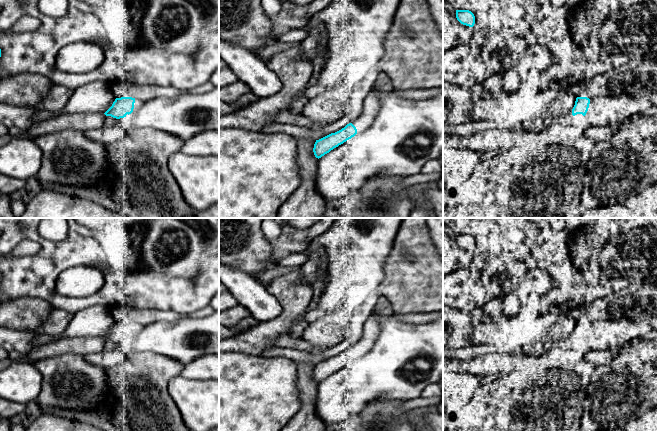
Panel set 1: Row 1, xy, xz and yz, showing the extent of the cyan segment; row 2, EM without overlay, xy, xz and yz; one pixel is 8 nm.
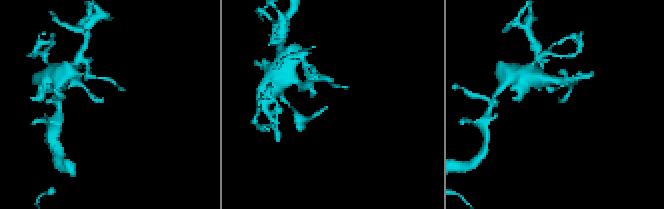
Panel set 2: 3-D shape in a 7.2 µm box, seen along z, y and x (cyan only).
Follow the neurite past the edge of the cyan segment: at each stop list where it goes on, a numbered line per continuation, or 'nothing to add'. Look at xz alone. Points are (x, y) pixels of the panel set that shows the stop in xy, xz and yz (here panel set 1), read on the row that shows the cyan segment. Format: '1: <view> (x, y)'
1: xz (371, 106)

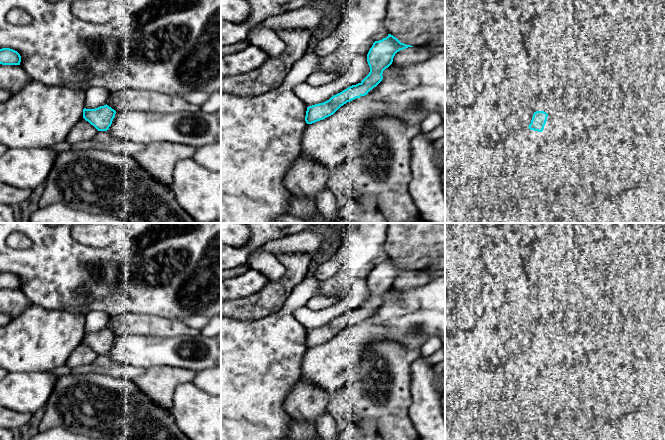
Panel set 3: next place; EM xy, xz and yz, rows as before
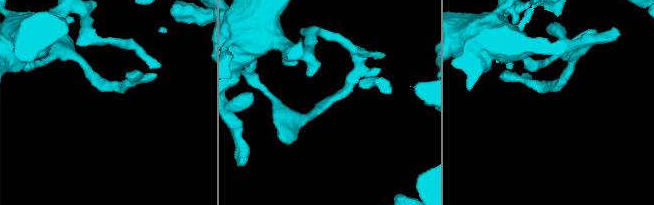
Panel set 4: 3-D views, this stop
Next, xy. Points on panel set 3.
nothing to add

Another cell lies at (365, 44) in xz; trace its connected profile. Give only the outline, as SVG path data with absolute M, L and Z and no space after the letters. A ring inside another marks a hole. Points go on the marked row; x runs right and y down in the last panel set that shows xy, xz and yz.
M367 37L365 39L361 39L359 41L359 47L357 48L357 53L362 52L363 54L367 55L370 48L373 45L373 42L371 41L371 37Z

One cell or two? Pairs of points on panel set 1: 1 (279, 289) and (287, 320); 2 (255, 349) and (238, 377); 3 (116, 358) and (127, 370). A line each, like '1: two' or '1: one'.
1: one
2: two
3: two

